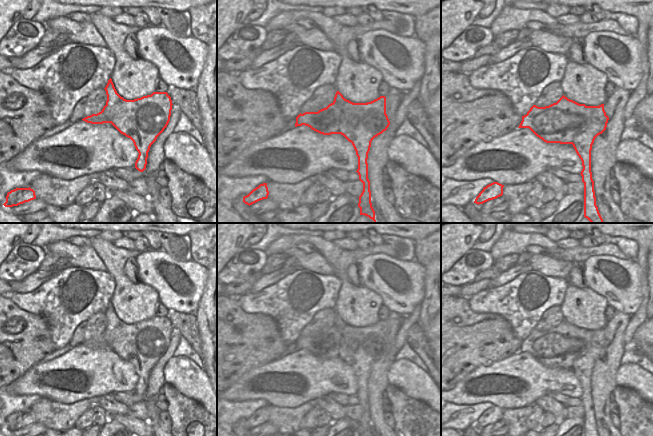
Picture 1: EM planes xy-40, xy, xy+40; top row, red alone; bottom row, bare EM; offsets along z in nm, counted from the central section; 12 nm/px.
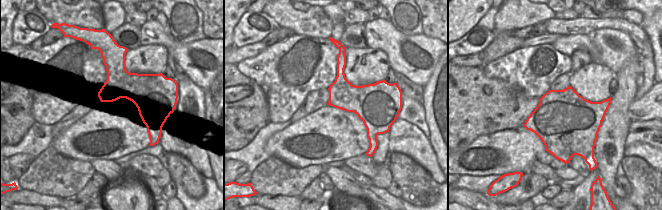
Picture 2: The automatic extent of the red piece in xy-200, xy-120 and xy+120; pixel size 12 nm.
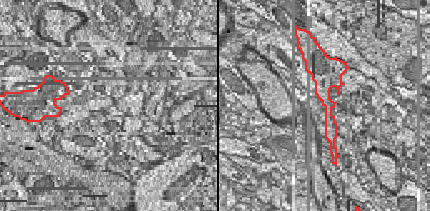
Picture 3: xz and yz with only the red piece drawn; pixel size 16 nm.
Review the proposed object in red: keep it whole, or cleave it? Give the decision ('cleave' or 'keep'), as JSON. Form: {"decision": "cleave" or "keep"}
{"decision": "cleave"}

